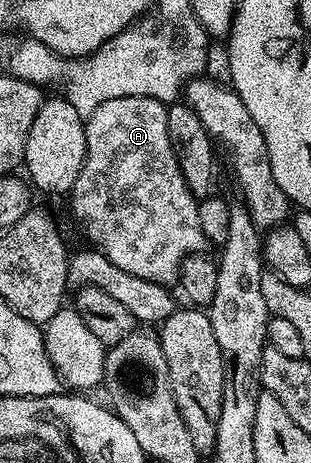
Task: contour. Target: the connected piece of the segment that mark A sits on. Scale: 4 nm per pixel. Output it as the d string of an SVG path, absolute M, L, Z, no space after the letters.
M118 96L118 100L98 104L84 123L86 156L70 191L72 214L80 221L91 245L118 264L122 272L134 272L134 276L165 288L179 279L180 265L189 256L205 253L209 245L202 224L198 224L198 200L182 176L170 144L170 132L166 132L167 115L168 106L150 96Z

